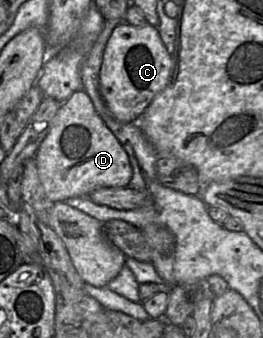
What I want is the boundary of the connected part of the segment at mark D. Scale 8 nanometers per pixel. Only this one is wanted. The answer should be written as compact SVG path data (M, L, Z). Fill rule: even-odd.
M84 90L75 92L69 100L61 103L51 129L39 146L34 159L46 199L51 203L64 202L75 197L88 197L99 188L127 188L133 175L126 151L98 115Z

